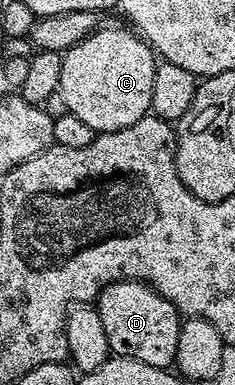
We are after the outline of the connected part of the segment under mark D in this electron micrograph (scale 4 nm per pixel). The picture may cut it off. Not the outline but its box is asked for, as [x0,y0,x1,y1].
[97,281,181,369]

